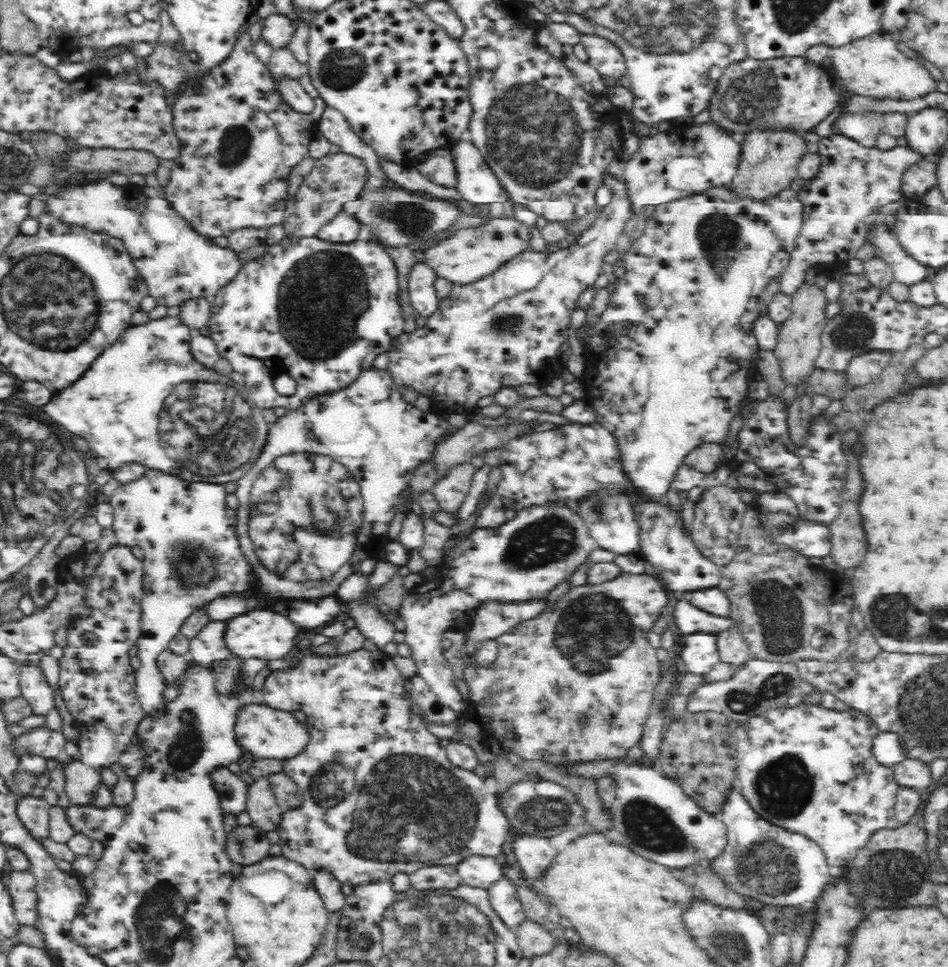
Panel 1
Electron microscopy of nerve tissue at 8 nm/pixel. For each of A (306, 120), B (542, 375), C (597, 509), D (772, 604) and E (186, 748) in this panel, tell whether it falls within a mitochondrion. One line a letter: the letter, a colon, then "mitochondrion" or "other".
A: other
B: other
C: mitochondrion
D: mitochondrion
E: mitochondrion

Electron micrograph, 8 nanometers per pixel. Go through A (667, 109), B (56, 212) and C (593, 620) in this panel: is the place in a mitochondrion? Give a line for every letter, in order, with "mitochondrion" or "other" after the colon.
A: other
B: other
C: mitochondrion

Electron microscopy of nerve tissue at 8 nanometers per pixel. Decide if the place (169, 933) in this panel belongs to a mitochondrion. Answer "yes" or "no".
yes

